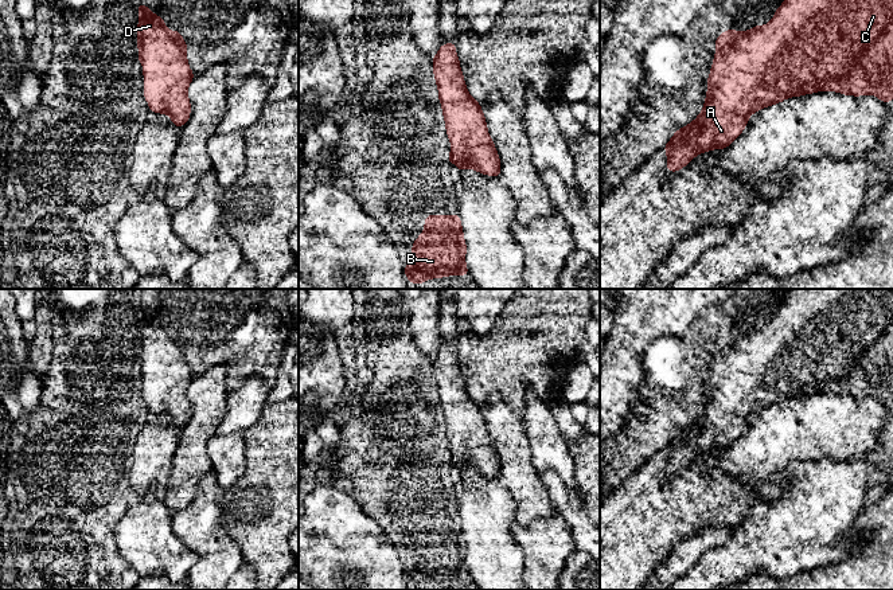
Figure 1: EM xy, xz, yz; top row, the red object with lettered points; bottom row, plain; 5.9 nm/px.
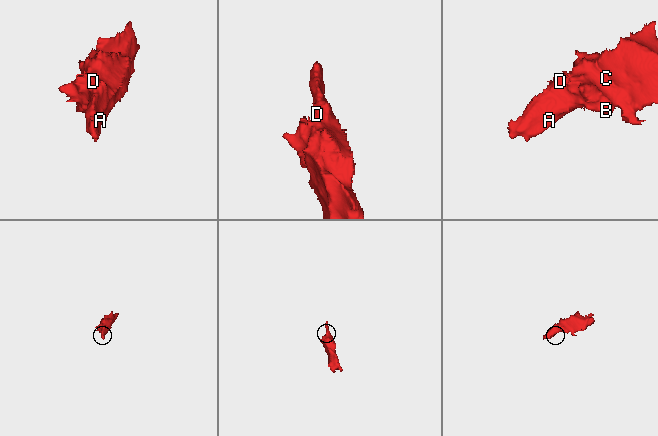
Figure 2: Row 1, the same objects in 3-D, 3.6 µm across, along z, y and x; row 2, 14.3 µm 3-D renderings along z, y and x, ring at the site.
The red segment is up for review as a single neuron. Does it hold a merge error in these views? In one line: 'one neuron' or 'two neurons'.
one neuron

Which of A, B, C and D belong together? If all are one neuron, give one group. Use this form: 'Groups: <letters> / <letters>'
Groups: A B C D

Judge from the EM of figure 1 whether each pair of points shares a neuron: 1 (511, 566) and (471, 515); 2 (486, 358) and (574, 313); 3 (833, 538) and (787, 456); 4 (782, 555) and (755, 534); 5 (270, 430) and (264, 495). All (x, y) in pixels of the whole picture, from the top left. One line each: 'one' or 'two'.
1: one
2: one
3: two
4: one
5: one

